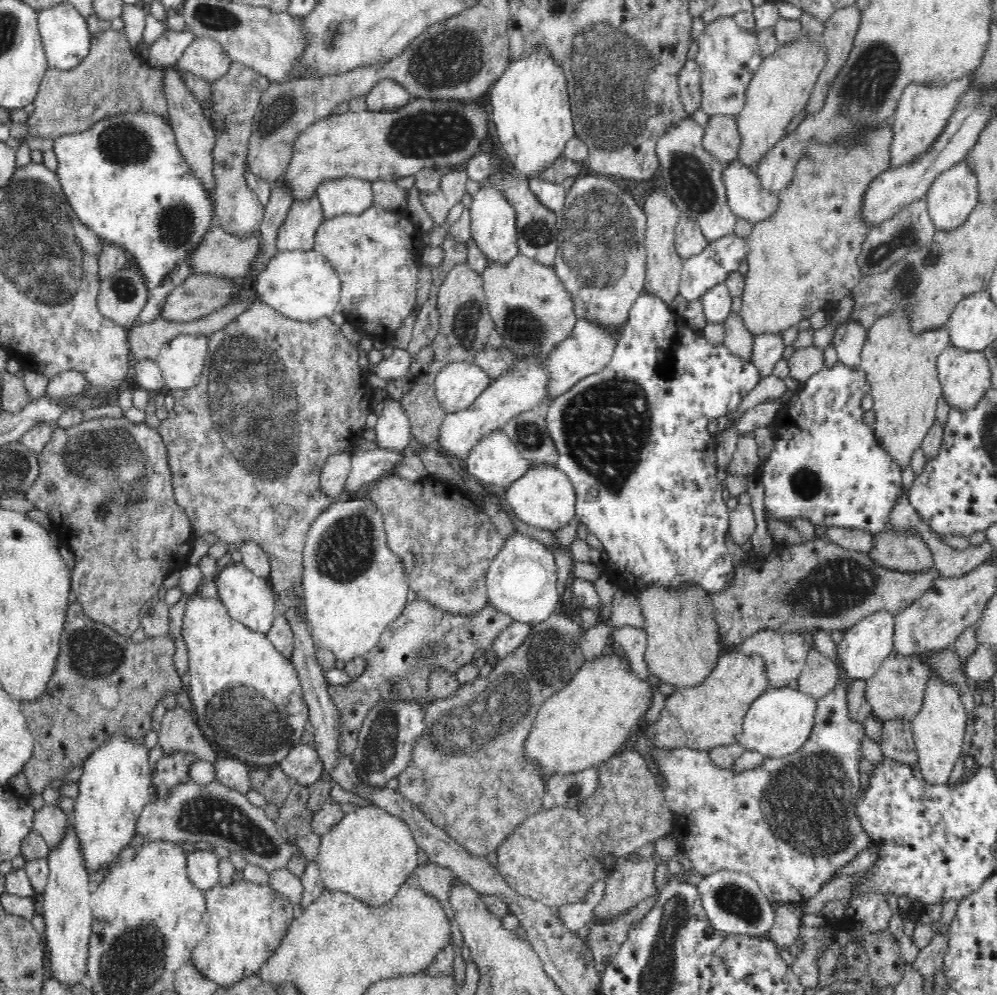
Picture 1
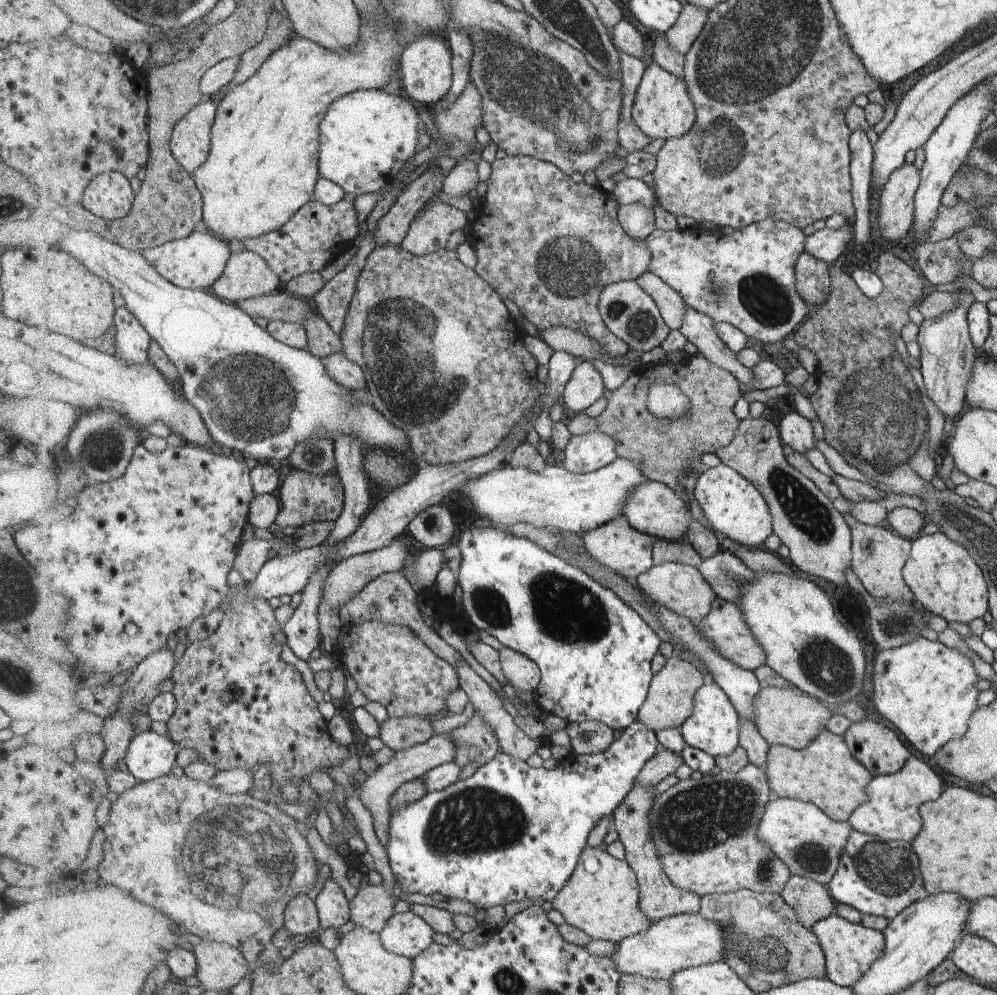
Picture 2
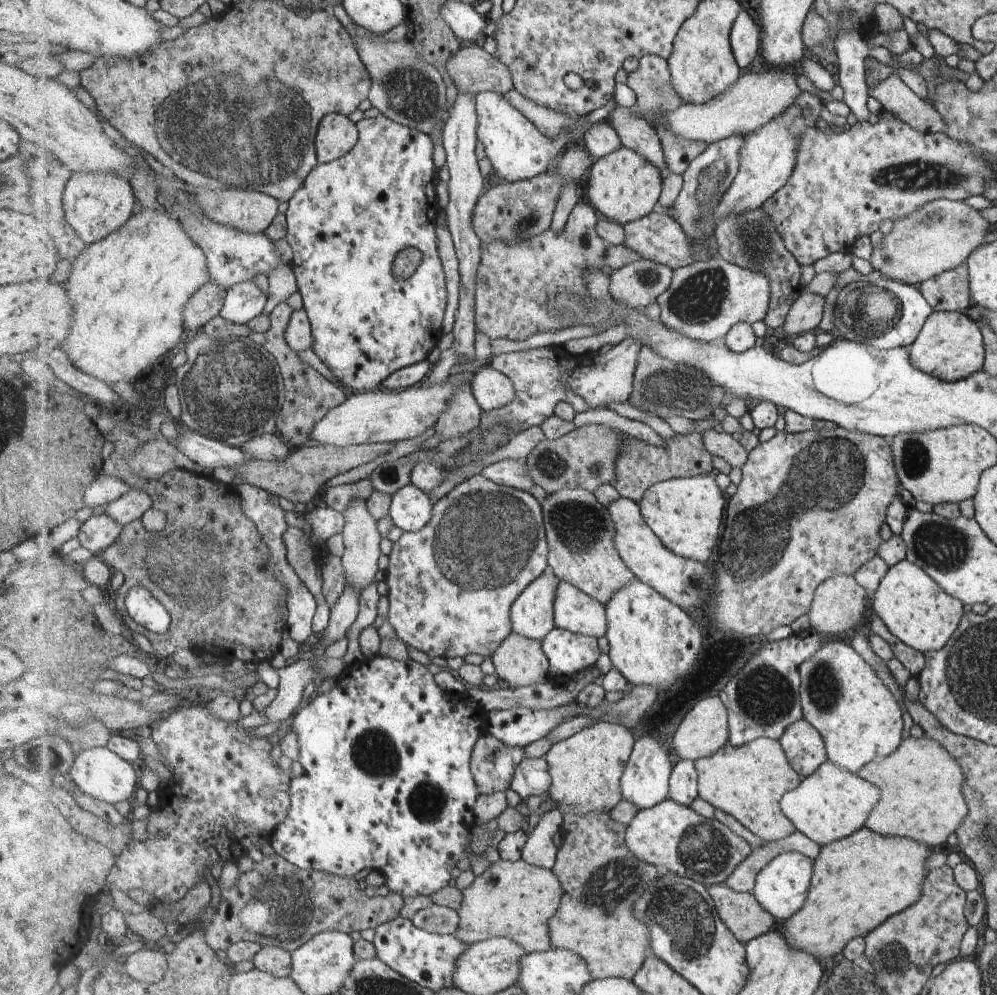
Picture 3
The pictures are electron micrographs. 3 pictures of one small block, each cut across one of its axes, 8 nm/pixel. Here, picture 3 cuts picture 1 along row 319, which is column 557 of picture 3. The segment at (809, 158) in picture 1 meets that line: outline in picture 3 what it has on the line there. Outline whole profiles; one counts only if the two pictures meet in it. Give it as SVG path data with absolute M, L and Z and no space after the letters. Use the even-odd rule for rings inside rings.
M599 720L567 740L552 745L545 754L553 778L550 798L558 802L564 814L612 811L623 800L623 773L635 742L631 730L624 724Z

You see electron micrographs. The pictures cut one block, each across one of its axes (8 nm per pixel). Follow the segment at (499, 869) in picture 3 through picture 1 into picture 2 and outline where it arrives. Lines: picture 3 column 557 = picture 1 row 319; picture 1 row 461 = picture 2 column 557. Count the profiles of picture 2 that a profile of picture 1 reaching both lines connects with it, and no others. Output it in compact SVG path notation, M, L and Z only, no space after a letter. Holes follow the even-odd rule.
M587 847L583 852L574 876L562 892L551 900L565 922L582 929L591 939L621 943L627 938L648 932L653 923L640 908L640 887L634 869L614 858L608 851Z

